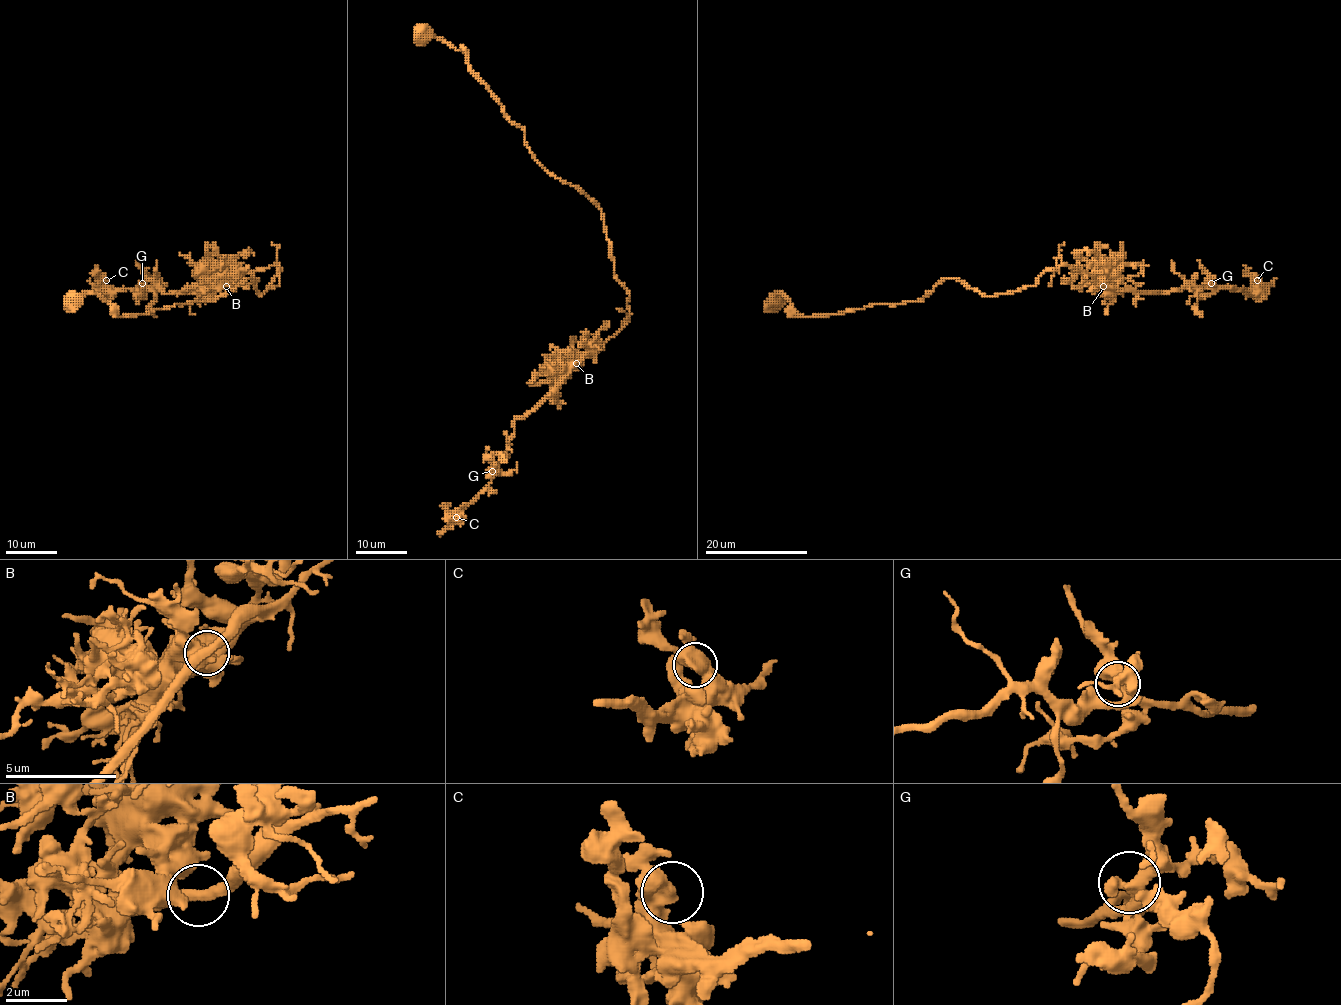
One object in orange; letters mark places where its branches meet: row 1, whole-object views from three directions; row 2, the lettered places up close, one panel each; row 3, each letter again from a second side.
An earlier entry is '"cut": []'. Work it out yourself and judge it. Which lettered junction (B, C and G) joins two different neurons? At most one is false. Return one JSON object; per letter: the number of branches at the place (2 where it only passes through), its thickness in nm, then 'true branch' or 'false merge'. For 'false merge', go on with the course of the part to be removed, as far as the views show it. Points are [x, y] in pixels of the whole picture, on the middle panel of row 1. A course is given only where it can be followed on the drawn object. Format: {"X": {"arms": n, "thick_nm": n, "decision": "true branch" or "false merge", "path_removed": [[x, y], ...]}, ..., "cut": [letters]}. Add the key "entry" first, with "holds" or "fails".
{"entry": "holds", "B": {"arms": 3, "thick_nm": 320, "decision": "true branch"}, "C": {"arms": 3, "thick_nm": 380, "decision": "true branch"}, "G": {"arms": 3, "thick_nm": 340, "decision": "true branch"}, "cut": []}

